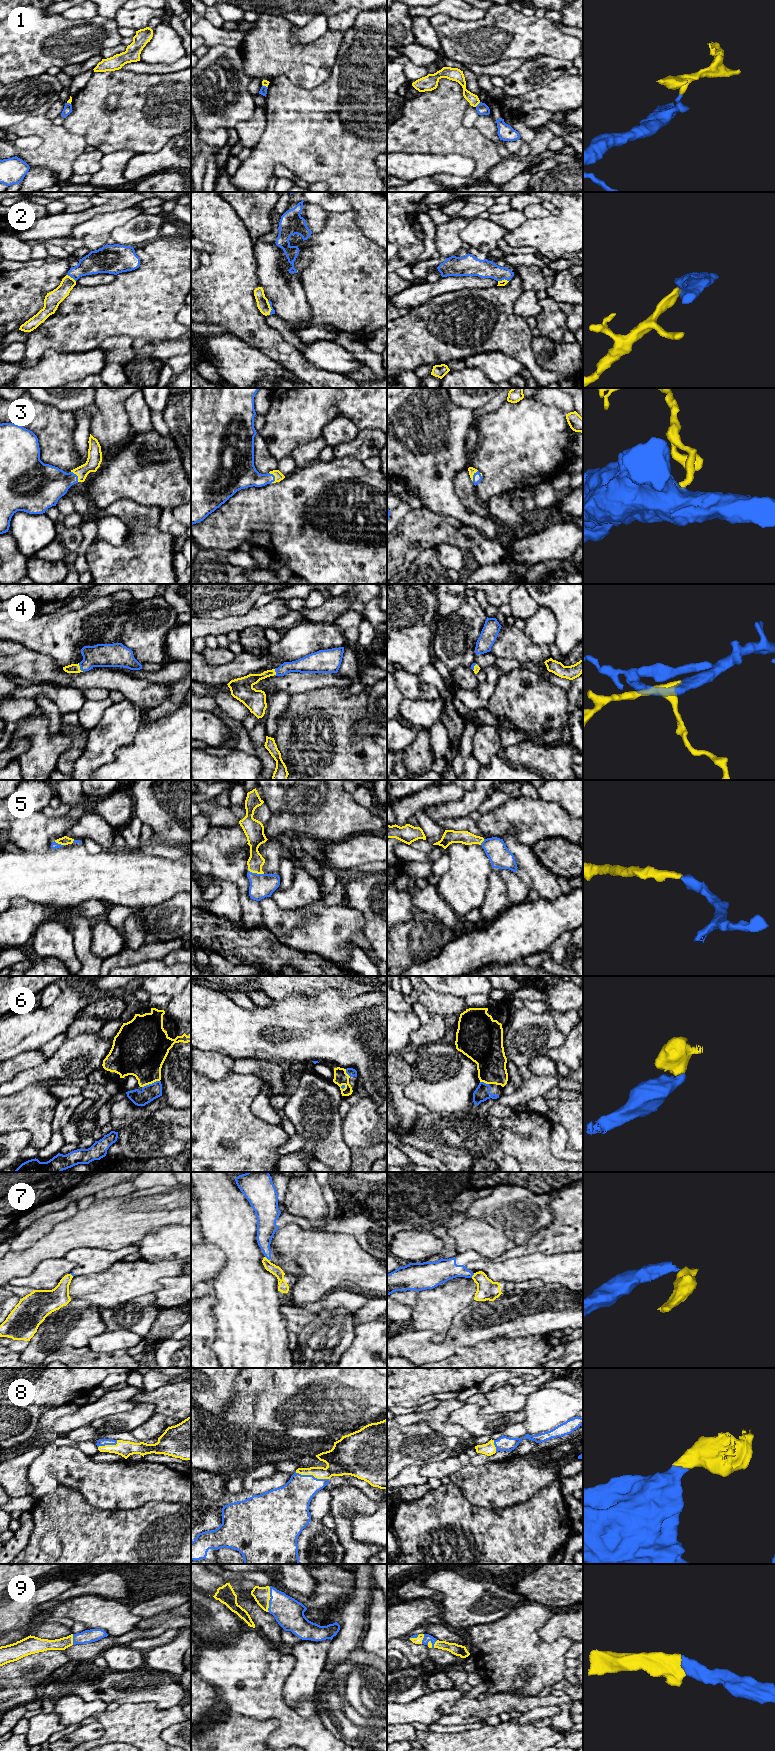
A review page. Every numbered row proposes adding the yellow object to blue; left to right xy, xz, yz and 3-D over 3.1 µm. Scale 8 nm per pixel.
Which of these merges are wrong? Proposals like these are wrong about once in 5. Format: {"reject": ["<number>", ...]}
{"reject": ["1", "7"]}

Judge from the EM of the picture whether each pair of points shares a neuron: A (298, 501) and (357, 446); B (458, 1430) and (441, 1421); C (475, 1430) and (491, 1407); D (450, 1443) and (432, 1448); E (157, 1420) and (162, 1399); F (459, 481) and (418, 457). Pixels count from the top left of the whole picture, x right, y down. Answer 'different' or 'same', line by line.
A: different
B: same
C: different
D: same
E: different
F: different

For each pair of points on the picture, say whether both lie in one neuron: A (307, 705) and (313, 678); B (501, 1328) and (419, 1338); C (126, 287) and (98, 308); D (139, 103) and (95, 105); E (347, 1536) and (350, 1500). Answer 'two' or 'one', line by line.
A: two
B: one
C: one
D: one
E: one

